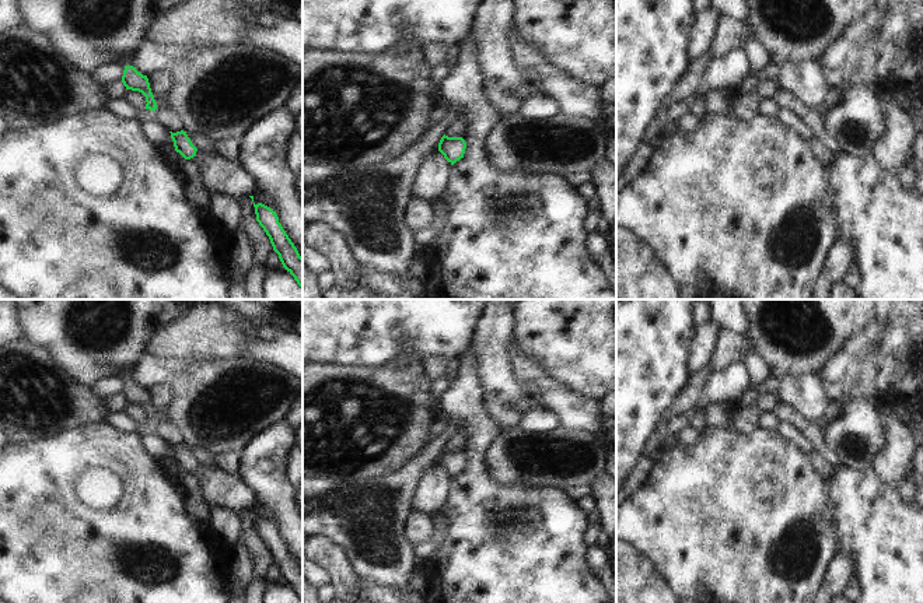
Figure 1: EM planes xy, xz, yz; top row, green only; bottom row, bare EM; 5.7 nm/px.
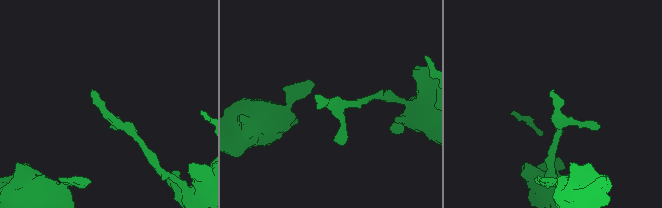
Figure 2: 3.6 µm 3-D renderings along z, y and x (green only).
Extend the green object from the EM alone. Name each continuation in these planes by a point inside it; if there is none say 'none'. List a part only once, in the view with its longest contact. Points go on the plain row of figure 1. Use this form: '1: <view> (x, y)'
1: xy (123, 374)

